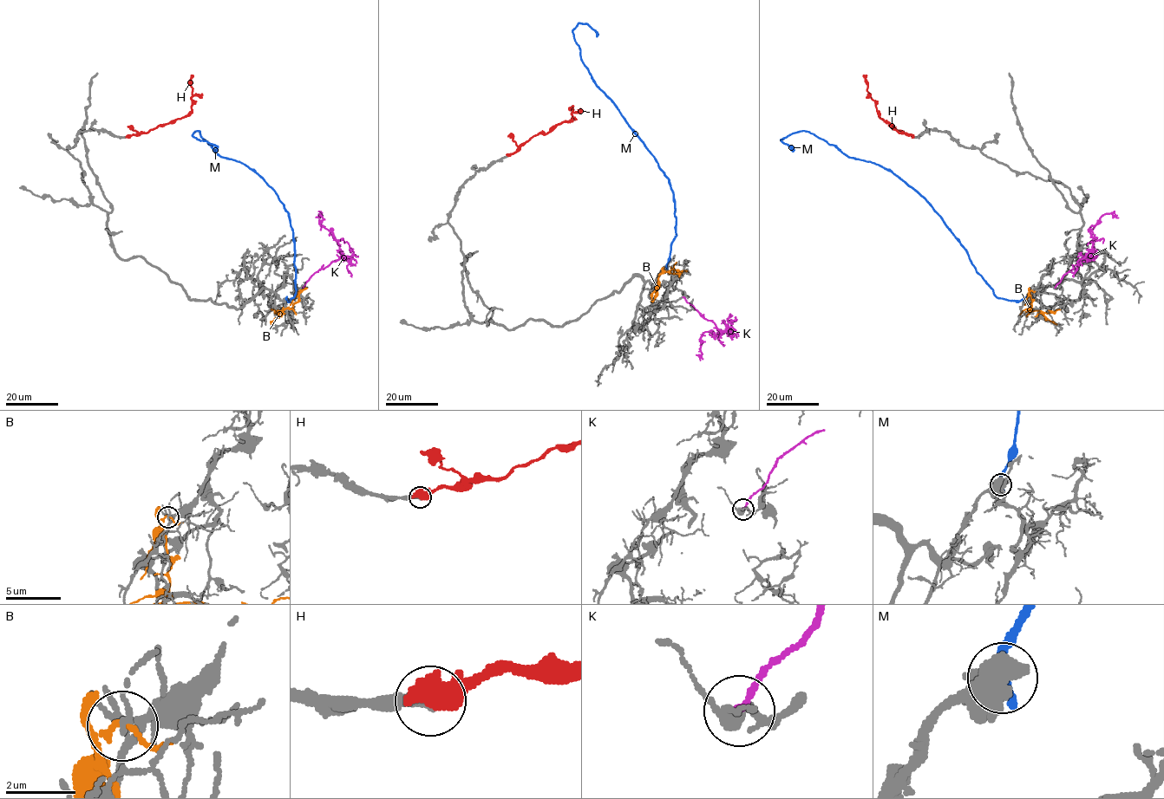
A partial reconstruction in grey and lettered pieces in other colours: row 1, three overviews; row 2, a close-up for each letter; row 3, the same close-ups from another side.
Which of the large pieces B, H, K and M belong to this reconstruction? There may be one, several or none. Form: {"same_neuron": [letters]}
{"same_neuron": ["H"]}

